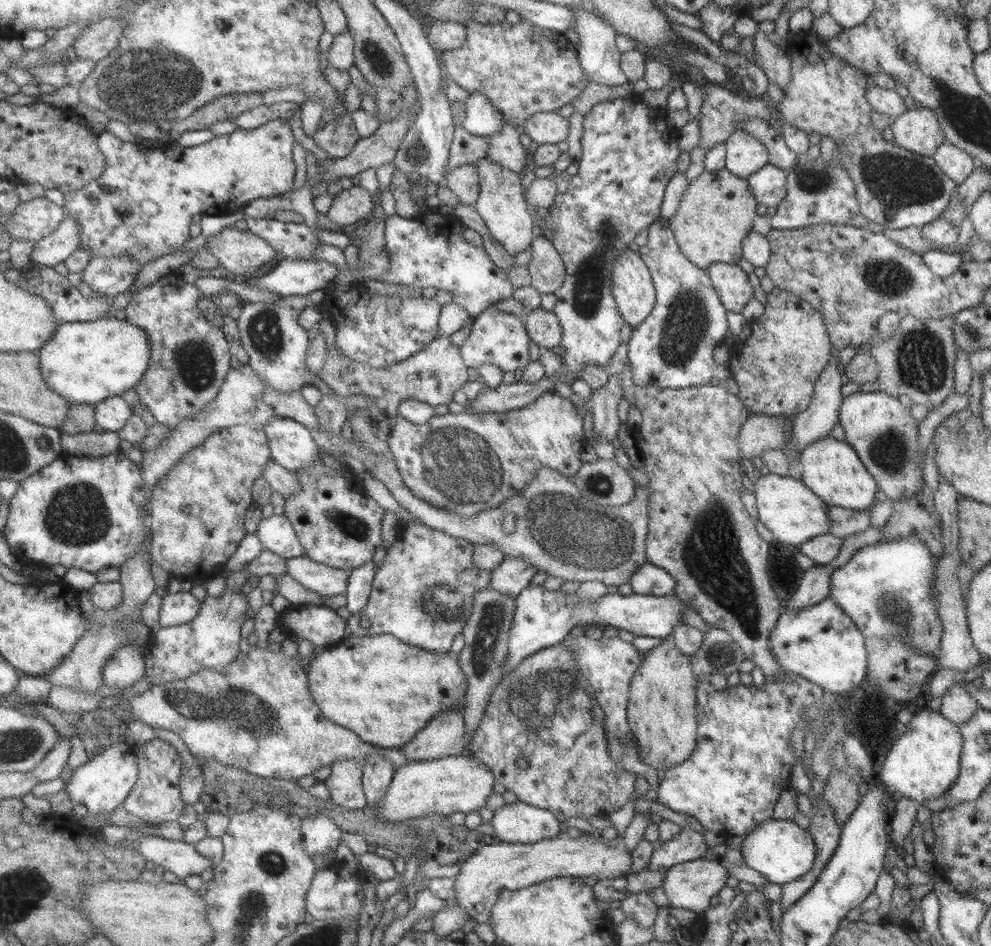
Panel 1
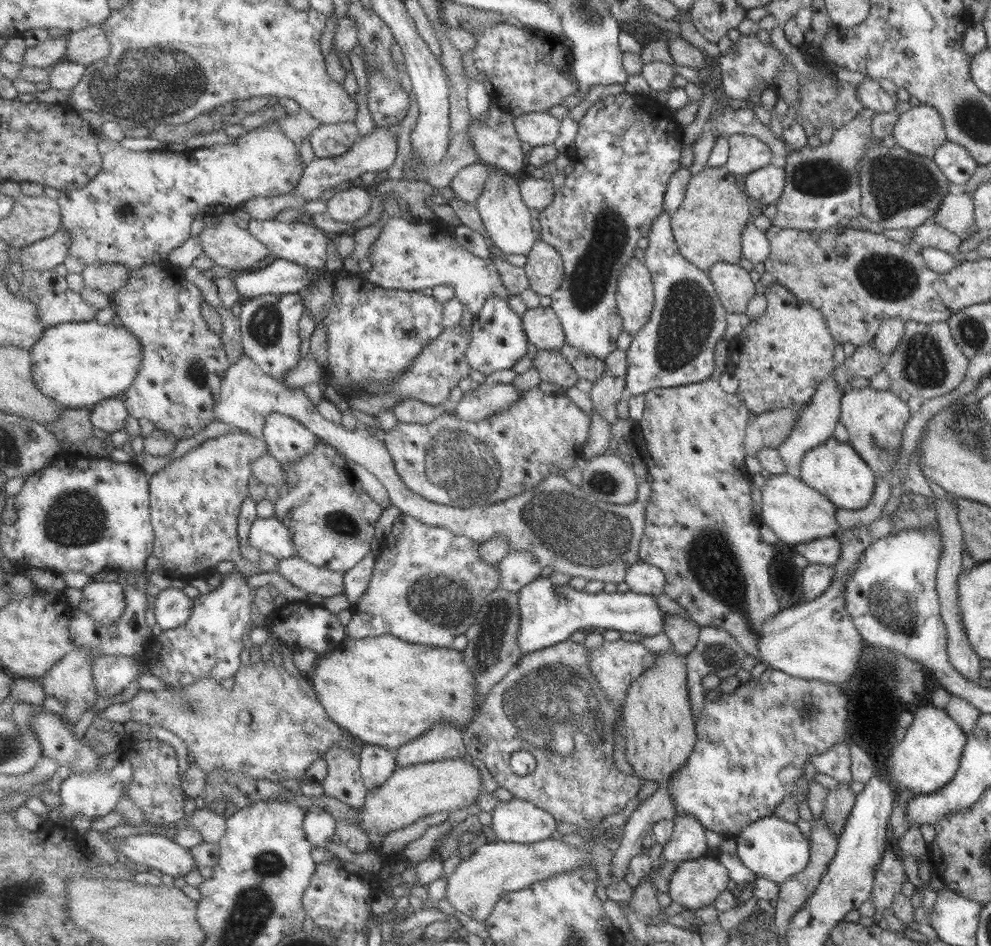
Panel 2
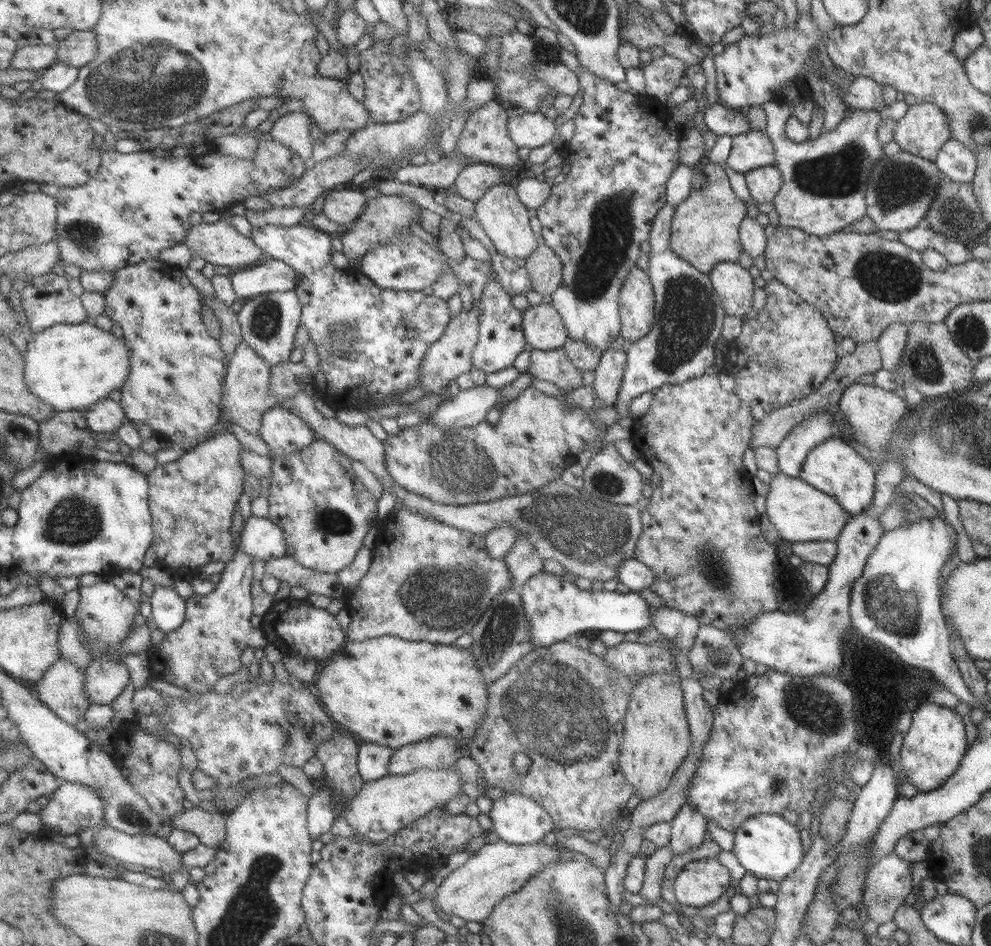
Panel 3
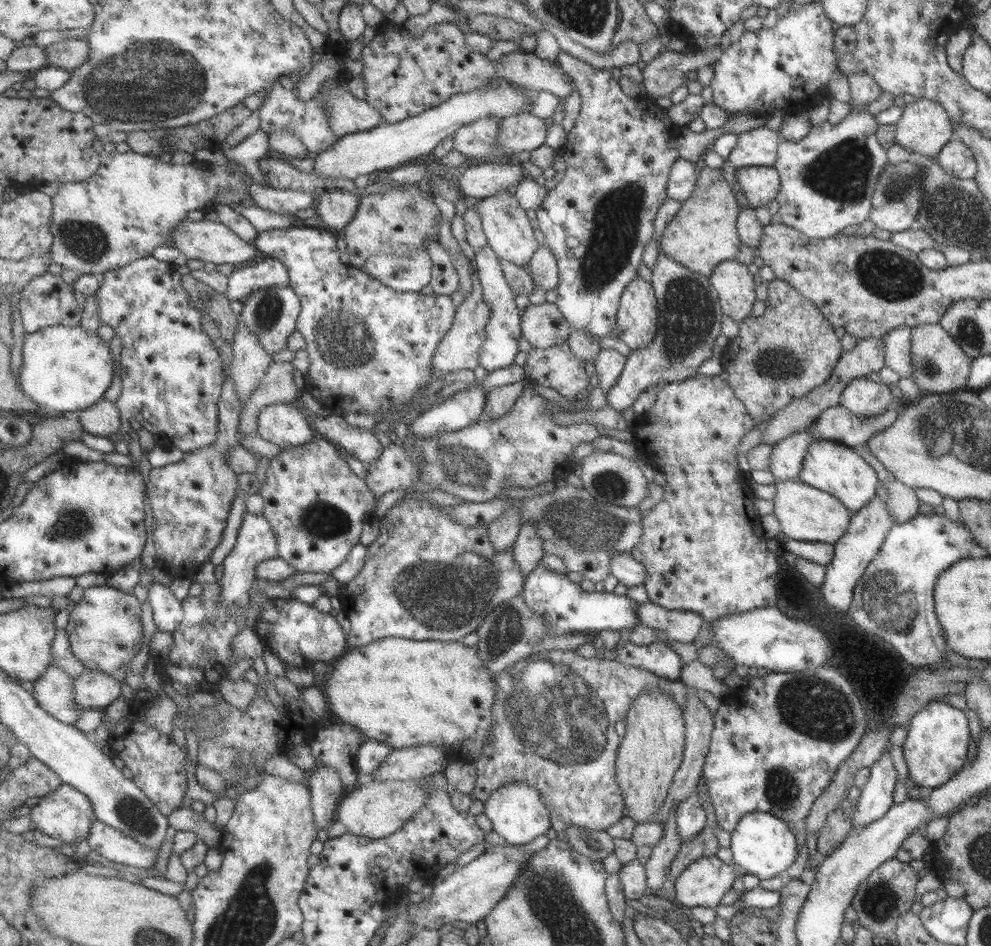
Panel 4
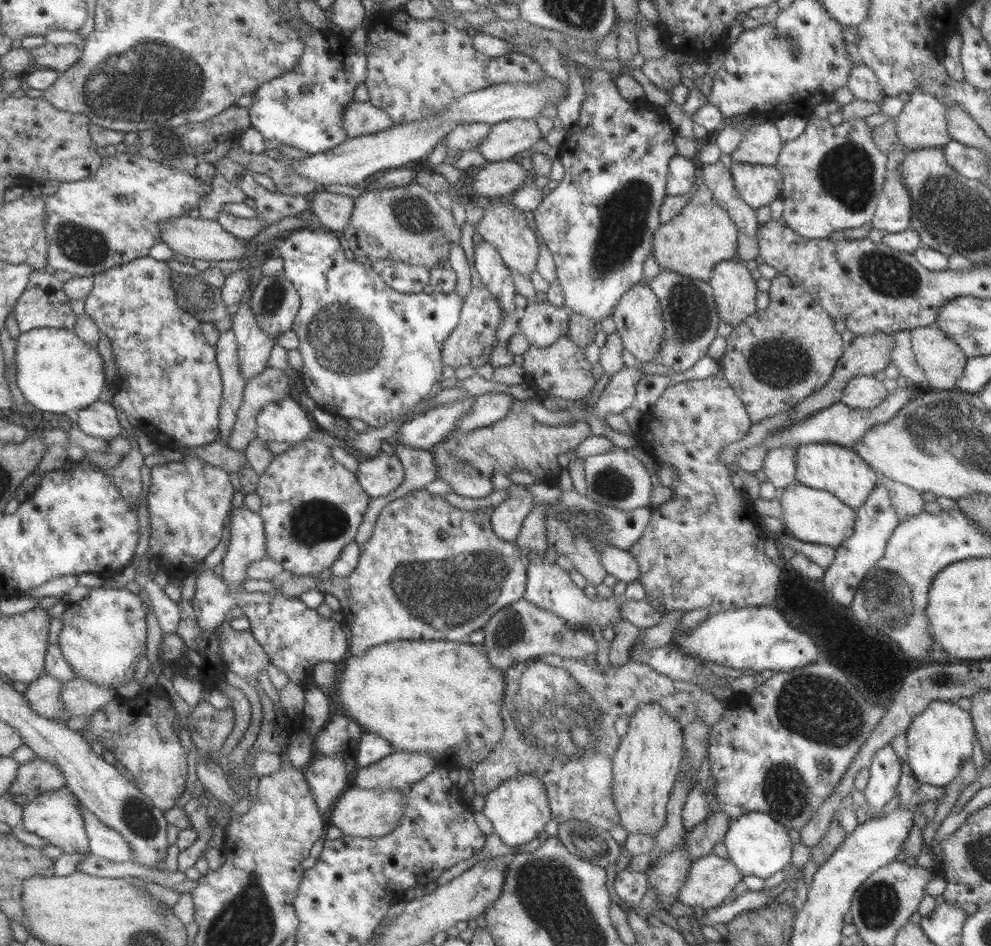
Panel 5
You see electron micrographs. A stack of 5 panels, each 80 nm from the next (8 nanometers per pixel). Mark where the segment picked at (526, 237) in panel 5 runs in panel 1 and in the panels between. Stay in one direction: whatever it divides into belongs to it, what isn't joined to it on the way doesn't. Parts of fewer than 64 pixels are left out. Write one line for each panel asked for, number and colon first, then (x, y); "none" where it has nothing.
1: (500, 204)
2: (507, 222)
3: (505, 221)
4: (508, 232)

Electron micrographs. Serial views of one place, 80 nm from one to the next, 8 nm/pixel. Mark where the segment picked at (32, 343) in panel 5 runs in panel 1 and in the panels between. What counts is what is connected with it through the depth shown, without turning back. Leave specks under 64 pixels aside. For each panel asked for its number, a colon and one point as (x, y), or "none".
1: (84, 362)
2: (76, 364)
3: (69, 367)
4: (64, 369)

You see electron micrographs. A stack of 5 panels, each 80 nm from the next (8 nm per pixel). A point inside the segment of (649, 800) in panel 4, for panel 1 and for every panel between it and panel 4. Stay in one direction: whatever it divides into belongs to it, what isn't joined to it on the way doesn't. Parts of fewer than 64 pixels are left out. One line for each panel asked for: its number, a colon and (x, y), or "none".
1: (661, 714)
2: (659, 735)
3: (655, 738)

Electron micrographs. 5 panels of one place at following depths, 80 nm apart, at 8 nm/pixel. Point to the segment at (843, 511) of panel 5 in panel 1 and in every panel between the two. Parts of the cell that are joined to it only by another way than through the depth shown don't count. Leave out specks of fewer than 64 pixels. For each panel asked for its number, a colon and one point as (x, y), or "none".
1: (785, 506)
2: (796, 513)
3: (799, 513)
4: (804, 513)

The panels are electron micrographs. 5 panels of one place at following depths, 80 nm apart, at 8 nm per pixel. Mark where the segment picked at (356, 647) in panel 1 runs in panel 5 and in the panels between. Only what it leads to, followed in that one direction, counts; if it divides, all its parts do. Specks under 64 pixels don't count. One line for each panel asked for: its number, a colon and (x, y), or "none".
2: (383, 691)
3: (392, 692)
4: (403, 693)
5: (442, 698)

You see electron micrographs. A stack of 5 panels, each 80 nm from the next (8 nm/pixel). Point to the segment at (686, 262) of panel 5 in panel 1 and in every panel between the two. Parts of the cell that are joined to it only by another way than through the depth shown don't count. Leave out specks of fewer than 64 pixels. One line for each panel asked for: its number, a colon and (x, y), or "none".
1: (716, 212)
2: (707, 226)
3: (704, 228)
4: (703, 233)

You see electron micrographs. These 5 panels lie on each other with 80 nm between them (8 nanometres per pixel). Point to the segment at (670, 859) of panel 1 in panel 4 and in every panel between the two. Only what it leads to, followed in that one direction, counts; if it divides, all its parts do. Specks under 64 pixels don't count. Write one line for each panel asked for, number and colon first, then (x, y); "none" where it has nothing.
2: (687, 841)
3: (688, 828)
4: (689, 817)

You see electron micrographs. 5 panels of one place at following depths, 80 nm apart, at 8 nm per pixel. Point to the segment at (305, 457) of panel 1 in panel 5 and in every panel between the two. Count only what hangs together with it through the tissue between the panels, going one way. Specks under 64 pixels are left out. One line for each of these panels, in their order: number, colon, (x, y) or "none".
2: (286, 439)
3: (284, 432)
4: (282, 424)
5: (283, 420)

